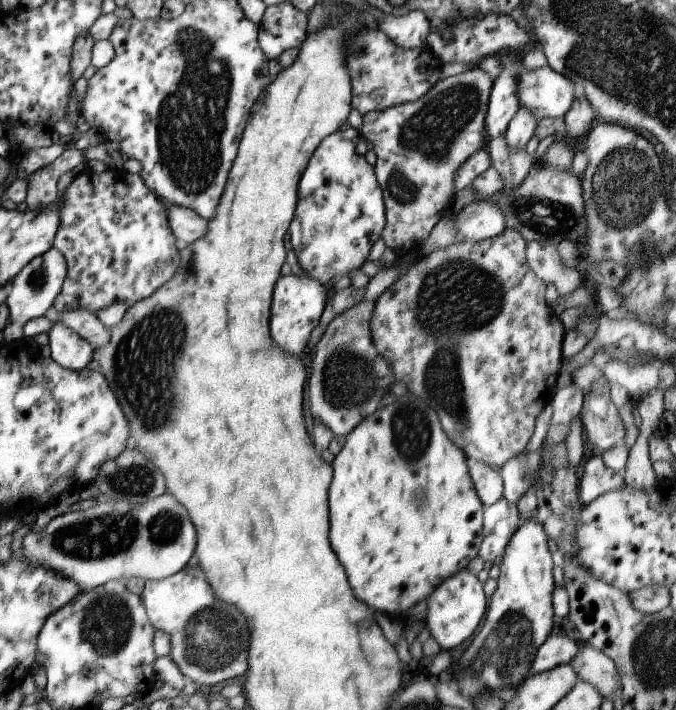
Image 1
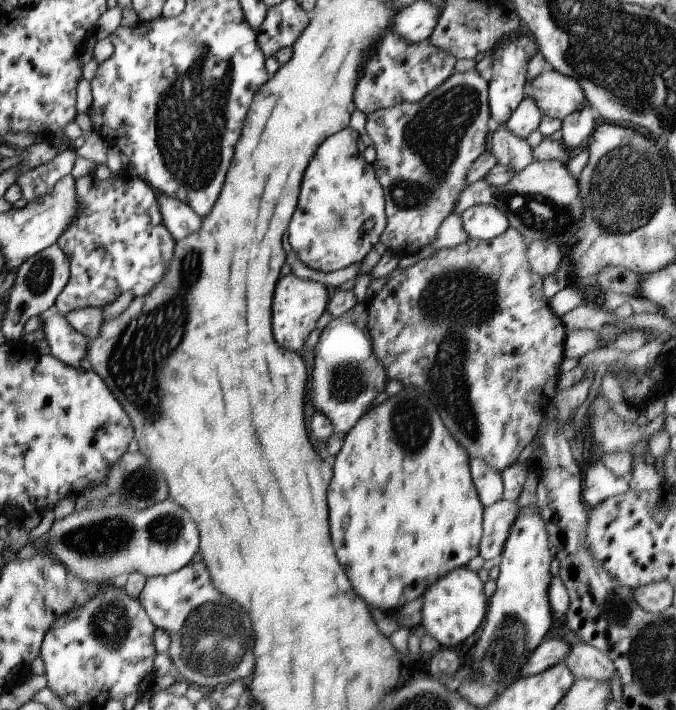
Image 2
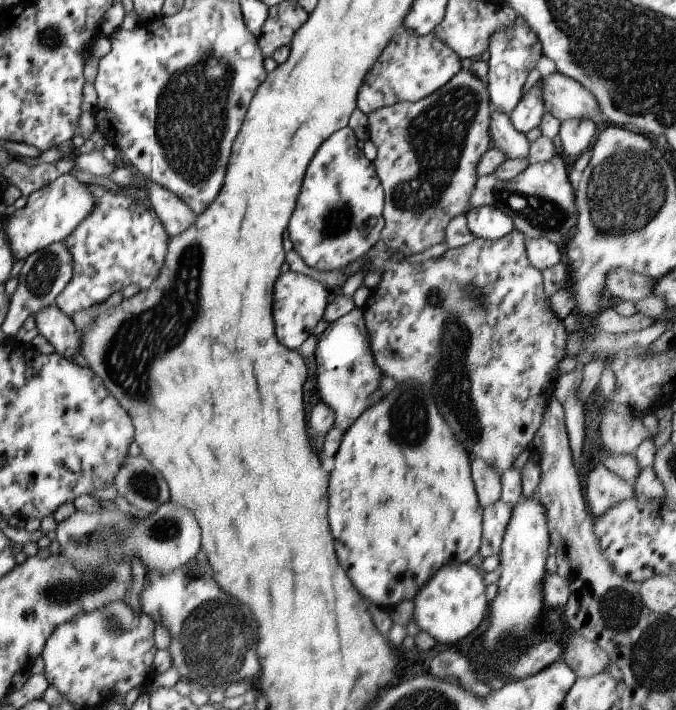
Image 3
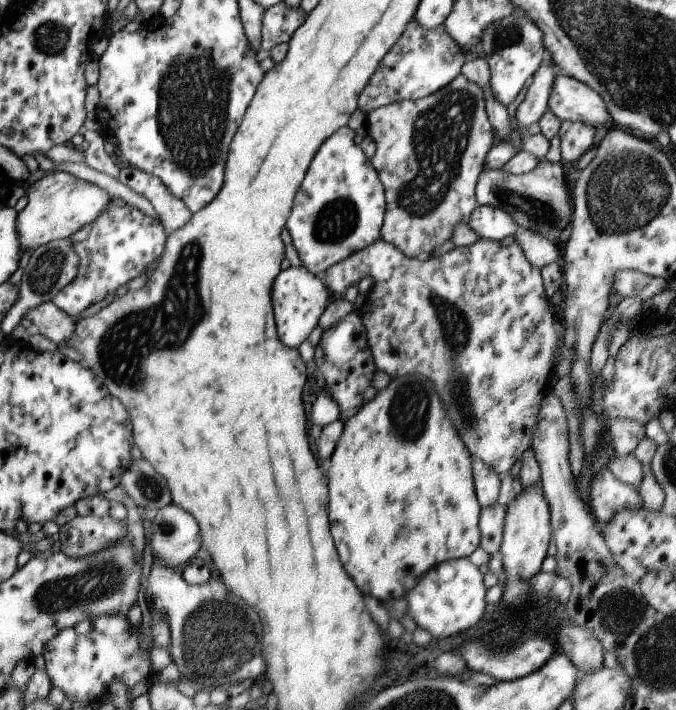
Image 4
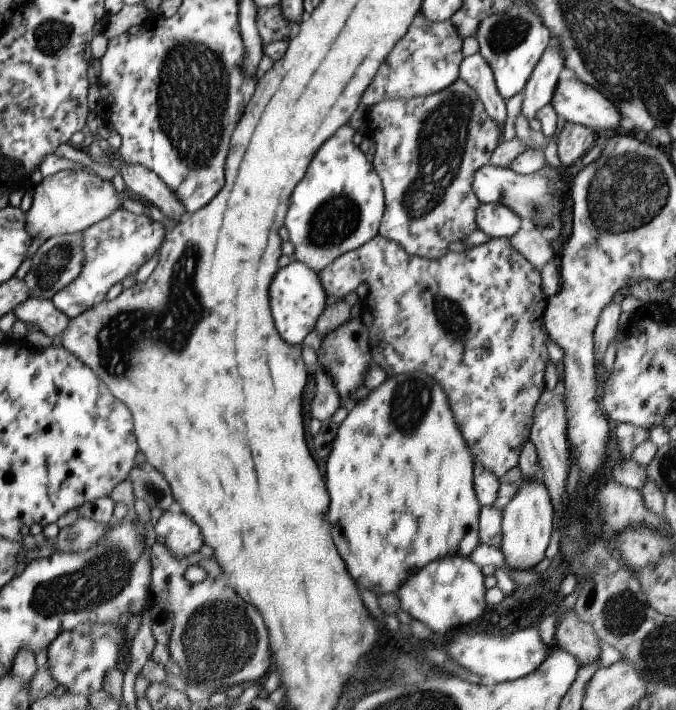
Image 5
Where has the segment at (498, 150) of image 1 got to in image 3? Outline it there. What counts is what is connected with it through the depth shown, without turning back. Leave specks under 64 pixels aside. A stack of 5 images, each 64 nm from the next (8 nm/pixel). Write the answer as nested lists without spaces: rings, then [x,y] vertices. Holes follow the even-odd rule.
[[[491,108],[491,146],[503,154],[505,160],[527,160],[529,158],[529,142],[525,134],[513,128],[507,114],[501,114]]]

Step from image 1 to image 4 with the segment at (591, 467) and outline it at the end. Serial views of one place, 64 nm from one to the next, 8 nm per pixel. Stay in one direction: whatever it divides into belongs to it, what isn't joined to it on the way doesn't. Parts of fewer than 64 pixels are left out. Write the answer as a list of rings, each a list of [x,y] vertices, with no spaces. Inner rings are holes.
[[[601,468],[599,474],[595,474],[595,480],[591,480],[591,516],[601,526],[605,526],[611,516],[623,508],[639,508],[639,500],[637,488],[617,480],[609,468]]]

